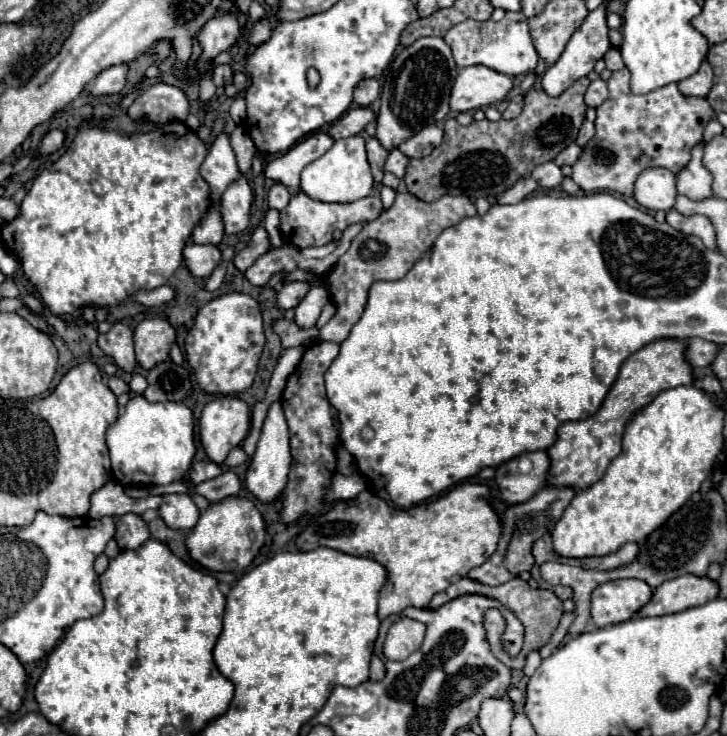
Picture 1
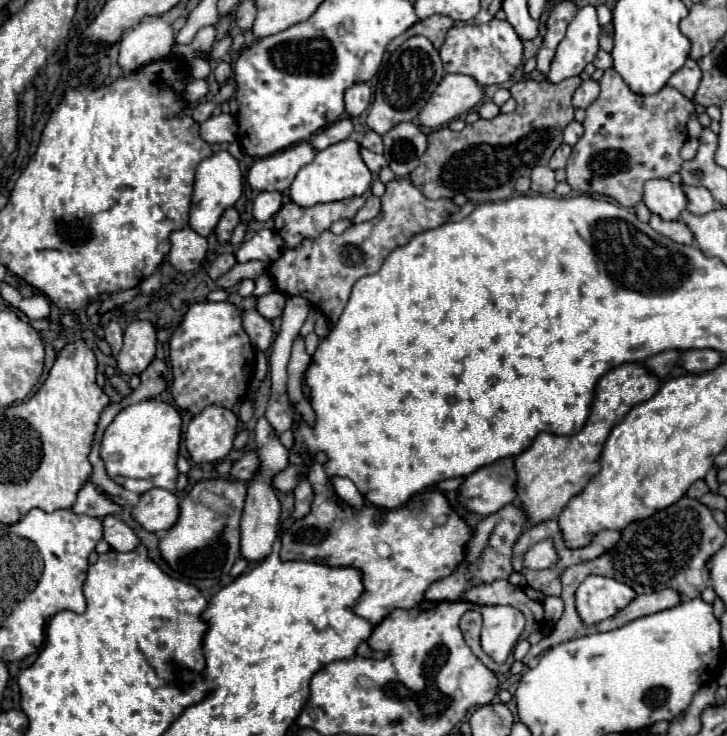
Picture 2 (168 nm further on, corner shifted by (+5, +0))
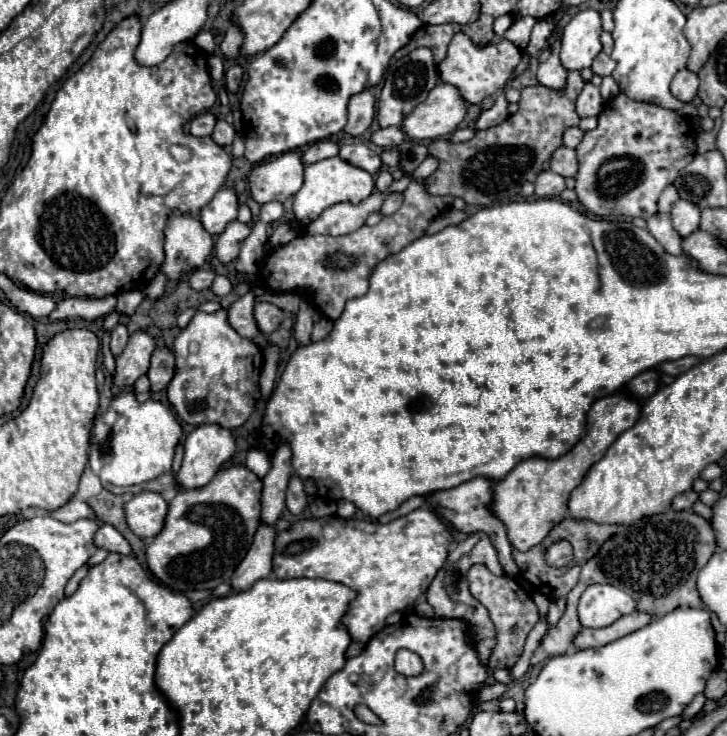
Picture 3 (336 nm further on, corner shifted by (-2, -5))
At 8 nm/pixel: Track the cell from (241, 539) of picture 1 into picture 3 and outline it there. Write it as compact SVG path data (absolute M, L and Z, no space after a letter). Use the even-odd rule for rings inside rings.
M229 466L217 472L217 476L199 490L177 492L169 502L167 516L163 520L163 530L147 544L145 558L149 572L167 588L175 592L187 590L213 590L221 582L229 582L231 574L245 558L257 526L261 522L261 478L247 470L245 466Z

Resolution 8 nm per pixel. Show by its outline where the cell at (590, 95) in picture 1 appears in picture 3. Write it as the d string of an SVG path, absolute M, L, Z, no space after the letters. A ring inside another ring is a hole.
M587 82L577 98L577 114L581 118L599 116L601 110L603 110L603 98L599 94L599 88L595 88L591 82Z

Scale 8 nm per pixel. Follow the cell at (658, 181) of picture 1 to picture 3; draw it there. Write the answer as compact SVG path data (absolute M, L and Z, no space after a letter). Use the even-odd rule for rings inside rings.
M677 200L671 208L673 226L675 226L675 230L679 232L681 238L699 230L699 218L701 218L701 210L687 200Z

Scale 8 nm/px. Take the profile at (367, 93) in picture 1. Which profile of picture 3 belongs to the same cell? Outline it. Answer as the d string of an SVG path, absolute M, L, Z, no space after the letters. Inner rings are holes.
M369 90L359 92L359 94L351 96L351 100L349 100L349 116L347 116L347 124L343 130L351 136L359 136L371 126L373 118L375 118L373 94Z

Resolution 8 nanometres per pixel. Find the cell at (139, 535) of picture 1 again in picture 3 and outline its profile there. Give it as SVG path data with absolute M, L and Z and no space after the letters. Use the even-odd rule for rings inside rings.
M101 524L99 530L95 532L95 546L105 548L107 552L117 552L117 554L131 554L129 542L111 526L111 524Z

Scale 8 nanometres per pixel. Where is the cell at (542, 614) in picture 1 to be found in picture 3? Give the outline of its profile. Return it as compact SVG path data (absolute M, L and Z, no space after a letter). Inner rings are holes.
M475 564L471 570L469 570L469 592L475 600L479 600L491 614L491 620L497 628L497 646L495 646L495 652L491 654L491 660L489 660L489 668L511 668L521 650L523 650L523 644L525 644L525 638L529 634L529 630L537 624L539 616L537 616L537 608L531 600L531 596L521 590L521 586L513 580L513 578L507 578L507 576L493 576L485 566L479 566Z

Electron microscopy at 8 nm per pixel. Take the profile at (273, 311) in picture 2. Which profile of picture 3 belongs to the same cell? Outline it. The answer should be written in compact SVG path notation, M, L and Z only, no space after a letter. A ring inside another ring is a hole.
M259 302L255 306L255 322L257 322L261 334L269 336L273 330L277 330L281 320L283 320L283 310L279 310L275 304Z

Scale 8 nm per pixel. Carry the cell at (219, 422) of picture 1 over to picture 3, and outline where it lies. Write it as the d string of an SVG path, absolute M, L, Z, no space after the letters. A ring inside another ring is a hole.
M203 424L197 426L187 438L185 438L185 456L181 462L179 472L175 474L175 484L181 490L197 490L207 486L211 478L217 474L217 470L233 456L235 452L235 440L227 428L221 428L217 424Z

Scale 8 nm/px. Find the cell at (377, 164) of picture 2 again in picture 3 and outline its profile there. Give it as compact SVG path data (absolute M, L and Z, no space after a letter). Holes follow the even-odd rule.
M345 144L339 150L339 158L343 158L345 162L351 162L357 168L367 170L369 174L377 174L383 166L381 158L377 152L373 152L367 144Z

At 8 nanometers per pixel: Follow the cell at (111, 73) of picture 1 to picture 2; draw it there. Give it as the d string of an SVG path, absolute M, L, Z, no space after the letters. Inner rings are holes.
M150 17L132 27L120 39L118 65L124 73L132 73L142 65L162 61L170 55L174 45L174 31L164 19Z

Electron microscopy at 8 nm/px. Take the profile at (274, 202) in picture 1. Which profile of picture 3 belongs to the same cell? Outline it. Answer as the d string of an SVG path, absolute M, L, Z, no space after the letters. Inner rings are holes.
M267 202L261 206L261 214L259 214L259 220L263 224L271 224L275 220L279 220L283 216L283 206L279 202Z

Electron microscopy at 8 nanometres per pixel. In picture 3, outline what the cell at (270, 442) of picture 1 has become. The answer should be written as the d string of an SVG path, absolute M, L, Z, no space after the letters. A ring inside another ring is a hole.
M261 524L251 544L251 550L245 554L243 562L235 568L235 574L229 580L235 592L243 592L247 590L247 586L253 586L259 578L271 576L273 544L275 544L275 528Z

